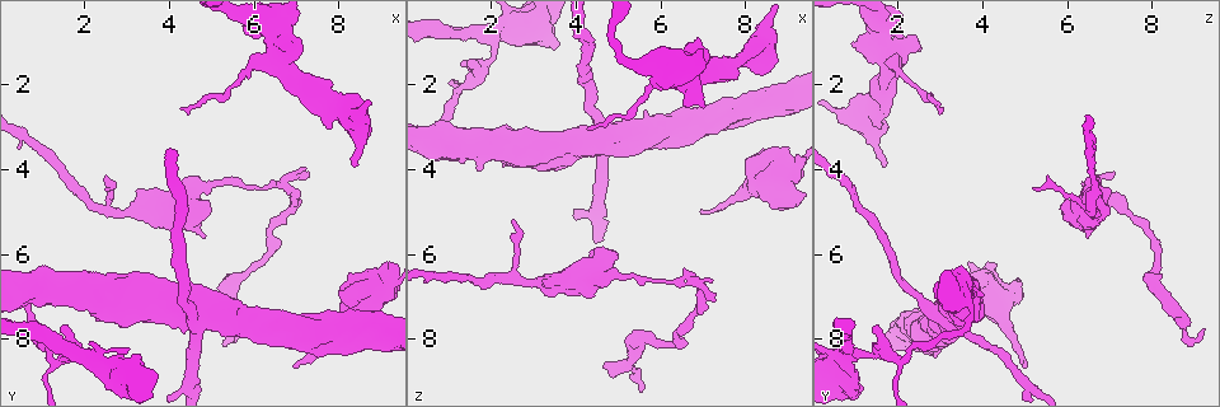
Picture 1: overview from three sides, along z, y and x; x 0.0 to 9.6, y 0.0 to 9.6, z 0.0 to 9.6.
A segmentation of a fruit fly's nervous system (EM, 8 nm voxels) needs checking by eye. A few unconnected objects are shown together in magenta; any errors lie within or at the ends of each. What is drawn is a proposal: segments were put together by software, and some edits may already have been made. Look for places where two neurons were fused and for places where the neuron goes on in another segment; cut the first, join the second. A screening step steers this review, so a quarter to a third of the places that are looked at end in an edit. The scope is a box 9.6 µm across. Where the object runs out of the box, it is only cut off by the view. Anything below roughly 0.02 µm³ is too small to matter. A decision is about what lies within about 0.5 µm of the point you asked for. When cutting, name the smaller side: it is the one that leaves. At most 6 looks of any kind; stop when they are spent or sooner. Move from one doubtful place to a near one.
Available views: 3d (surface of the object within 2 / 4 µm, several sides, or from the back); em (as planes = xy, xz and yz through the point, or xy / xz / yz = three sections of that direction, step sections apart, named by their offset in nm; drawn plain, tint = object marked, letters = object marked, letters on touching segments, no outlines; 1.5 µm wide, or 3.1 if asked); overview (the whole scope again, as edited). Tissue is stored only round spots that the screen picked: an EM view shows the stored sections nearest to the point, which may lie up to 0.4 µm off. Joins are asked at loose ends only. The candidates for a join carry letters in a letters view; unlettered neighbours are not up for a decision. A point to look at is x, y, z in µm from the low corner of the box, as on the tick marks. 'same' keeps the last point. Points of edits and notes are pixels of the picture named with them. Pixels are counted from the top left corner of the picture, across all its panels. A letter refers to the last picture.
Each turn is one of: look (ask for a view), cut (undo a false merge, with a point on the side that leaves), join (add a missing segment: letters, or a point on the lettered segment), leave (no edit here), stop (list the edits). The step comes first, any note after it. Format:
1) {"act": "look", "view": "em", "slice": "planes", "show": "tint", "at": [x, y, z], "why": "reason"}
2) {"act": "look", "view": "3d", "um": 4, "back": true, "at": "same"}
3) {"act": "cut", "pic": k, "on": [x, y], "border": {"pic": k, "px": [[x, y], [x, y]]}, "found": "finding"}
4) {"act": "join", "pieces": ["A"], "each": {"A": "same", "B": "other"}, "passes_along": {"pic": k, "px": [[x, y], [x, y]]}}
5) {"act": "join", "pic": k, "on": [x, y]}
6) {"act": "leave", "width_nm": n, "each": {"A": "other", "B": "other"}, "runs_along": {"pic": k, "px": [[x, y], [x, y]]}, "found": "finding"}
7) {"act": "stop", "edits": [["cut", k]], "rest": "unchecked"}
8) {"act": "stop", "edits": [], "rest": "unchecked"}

{"act": "look", "view": "em", "um": 3.1, "slice": "planes", "show": "letters", "at": [4.70, 7.95, 3.65], "why": "thick turns thin"}

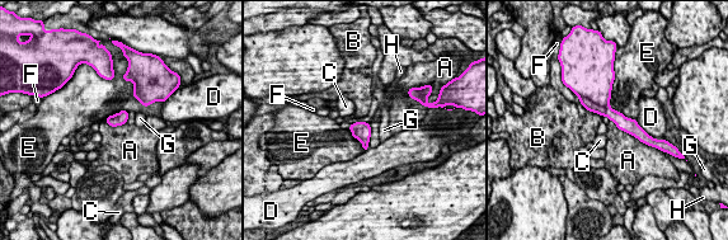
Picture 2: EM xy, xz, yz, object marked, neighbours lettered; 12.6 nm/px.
{"act": "cut", "pic": 2, "on": [607, 111], "each": {"A": "other", "B": "other", "C": "other", "D": "other", "E": "other", "F": "other", "G": "other", "H": "other"}, "part_leaving": {"pic": 2, "px": [[586, 103], [607, 111], [648, 139]]}, "found": "a second neuron is stuck on"}

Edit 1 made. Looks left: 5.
{"act": "look", "view": "overview"}

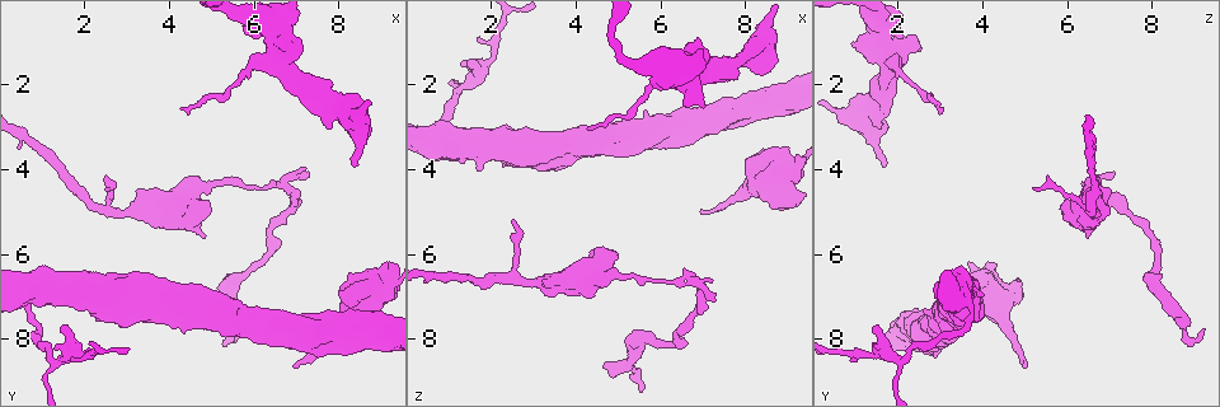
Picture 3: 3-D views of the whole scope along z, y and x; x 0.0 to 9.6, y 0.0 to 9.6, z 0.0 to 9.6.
{"act": "look", "view": "3d", "um": 2, "at": [6.95, 8.70, 4.95]}

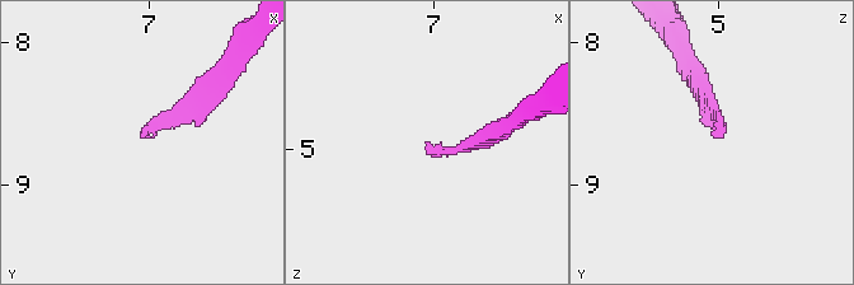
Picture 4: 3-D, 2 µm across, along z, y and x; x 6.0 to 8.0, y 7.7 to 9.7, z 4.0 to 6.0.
{"act": "look", "view": "em", "slice": "xz", "step": 4, "show": "tint", "at": [6.92, 8.66, 4.96]}

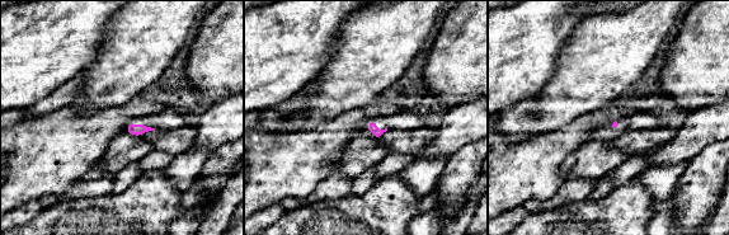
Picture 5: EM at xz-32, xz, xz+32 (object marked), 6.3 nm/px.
{"act": "look", "view": "em", "slice": "planes", "show": "letters", "at": "same"}

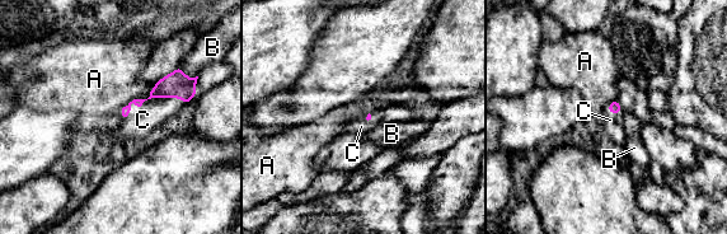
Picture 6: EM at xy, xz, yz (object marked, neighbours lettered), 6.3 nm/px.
{"act": "join", "pieces": ["C"], "longest_contact_nm": ["C", 400], "each": {"A": "other", "B": "other", "C": "same"}, "passes_along": {"pic": 6, "px": [[177, 84], [149, 98], [142, 120]]}, "found": "the neuron continues"}

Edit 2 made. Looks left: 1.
{"act": "stop", "edits": [["cut", 2], ["join", 6]], "rest": "unchecked"}

